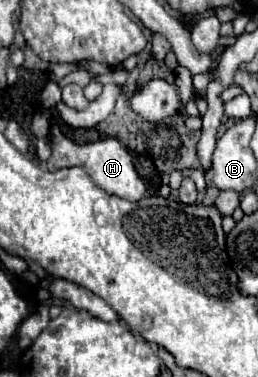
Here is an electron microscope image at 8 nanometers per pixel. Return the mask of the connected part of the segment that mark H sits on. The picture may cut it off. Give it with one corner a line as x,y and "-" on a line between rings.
52,124
50,140
52,140
52,156
48,160
48,170
50,172
62,170
62,168
70,168
70,166
80,166
108,194
120,196
120,198
130,200
130,202
138,202
138,200
146,196
147,187
139,174
136,174
133,156
128,154
126,148
122,148
122,144
116,138
104,138
104,140
98,140
98,142
90,142
90,144
78,146
74,142
66,140
66,136
60,132
60,128
56,124

